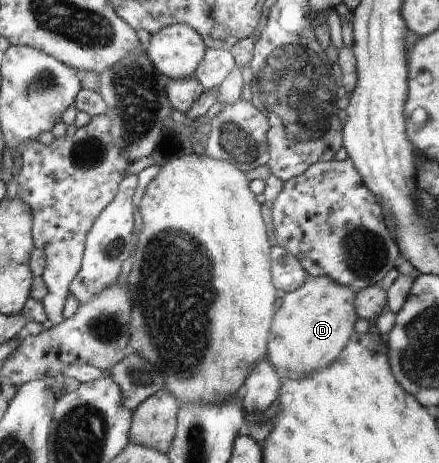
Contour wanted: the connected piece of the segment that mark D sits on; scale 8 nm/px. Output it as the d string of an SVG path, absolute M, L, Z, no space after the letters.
M308 276L304 284L296 291L287 292L281 299L281 307L273 315L269 345L267 345L269 362L275 365L275 369L279 369L281 377L307 375L307 373L319 371L319 369L331 365L335 359L339 359L339 355L345 350L347 341L350 341L352 337L353 325L356 325L355 321L357 321L357 310L353 307L353 301L356 301L355 291L326 276Z

